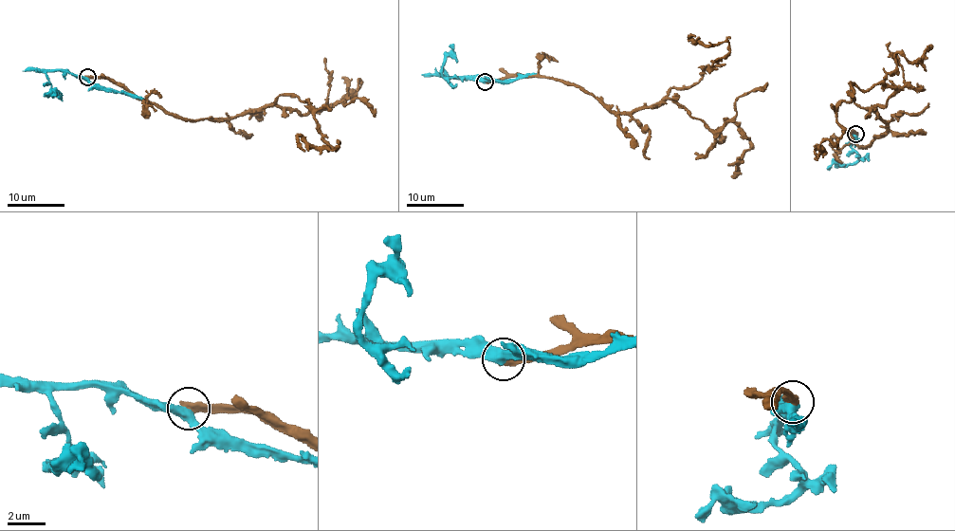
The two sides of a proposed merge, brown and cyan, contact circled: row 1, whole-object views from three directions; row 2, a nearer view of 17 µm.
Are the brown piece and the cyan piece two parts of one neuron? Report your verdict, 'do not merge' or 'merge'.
do not merge

